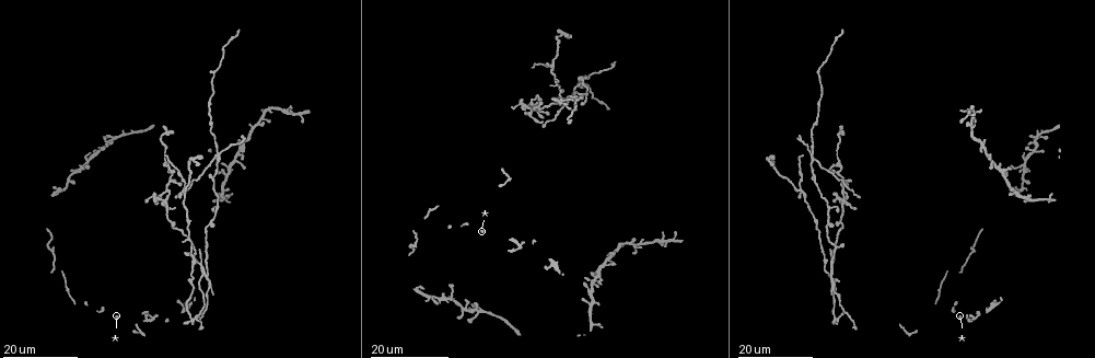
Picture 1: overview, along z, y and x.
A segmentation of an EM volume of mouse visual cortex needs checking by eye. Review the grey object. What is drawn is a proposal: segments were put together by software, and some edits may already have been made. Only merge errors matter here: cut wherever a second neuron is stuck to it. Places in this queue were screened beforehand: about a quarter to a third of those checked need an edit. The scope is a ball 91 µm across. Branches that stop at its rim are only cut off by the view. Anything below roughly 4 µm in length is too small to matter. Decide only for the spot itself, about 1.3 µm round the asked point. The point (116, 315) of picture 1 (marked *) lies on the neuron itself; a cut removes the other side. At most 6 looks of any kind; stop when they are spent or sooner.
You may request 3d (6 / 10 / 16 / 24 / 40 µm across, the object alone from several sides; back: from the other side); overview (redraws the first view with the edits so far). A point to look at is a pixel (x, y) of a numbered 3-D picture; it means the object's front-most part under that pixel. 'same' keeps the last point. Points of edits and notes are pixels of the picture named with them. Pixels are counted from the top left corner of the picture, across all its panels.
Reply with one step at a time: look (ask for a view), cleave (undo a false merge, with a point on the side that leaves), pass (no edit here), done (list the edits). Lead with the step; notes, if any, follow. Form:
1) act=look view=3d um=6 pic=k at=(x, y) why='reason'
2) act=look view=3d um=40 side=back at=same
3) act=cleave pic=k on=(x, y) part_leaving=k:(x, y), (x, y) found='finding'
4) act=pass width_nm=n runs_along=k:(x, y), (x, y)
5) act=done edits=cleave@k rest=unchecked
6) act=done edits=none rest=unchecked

act=look view=3d um=16 pic=1 at=(85, 161) why='four or more arms meet'

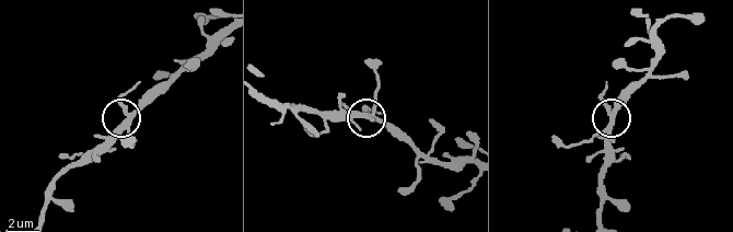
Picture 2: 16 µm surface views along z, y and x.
act=look view=3d um=6 pic=2 at=(125, 126)

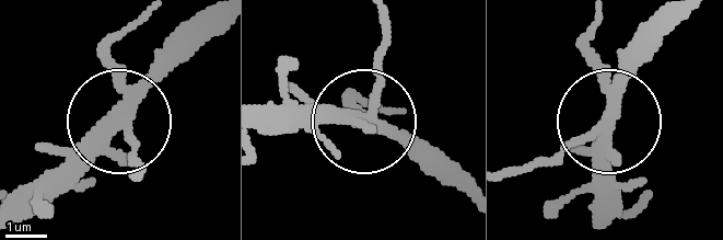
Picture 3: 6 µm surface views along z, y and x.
act=pass found='all the same neuron'

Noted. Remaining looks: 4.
act=look view=3d um=16 pic=1 at=(216, 68) why='calibre changes'

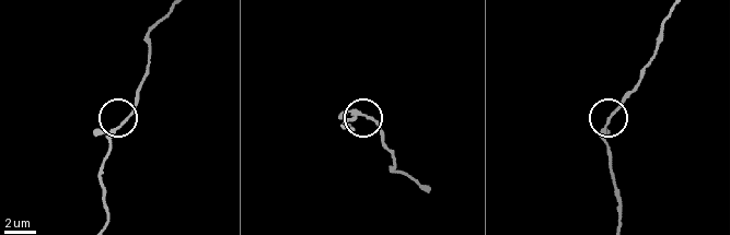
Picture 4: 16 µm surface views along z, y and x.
act=look view=3d um=6 pic=4 at=(359, 112) why='zoom in'

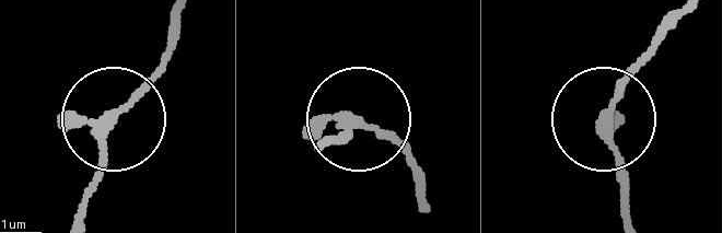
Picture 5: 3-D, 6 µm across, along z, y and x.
act=pass runs_along=5:(82, 223), (106, 129), (173, 49) found='one neuron here'

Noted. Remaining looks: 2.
act=look view=3d um=16 pic=1 at=(810, 155) why='branch point'

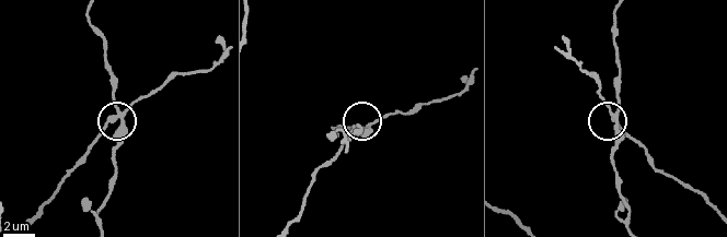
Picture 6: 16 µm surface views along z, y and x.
act=look view=3d um=6 pic=6 at=(109, 119)

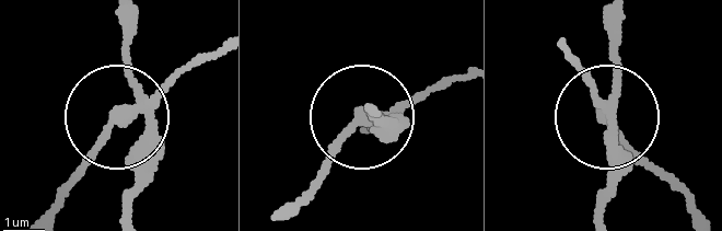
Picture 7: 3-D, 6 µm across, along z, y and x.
act=cleave pic=7 on=(188, 64) width_nm=200 found='two neurons meet here'

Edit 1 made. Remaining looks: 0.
act=done edits=cleave@7 rest=unchecked

